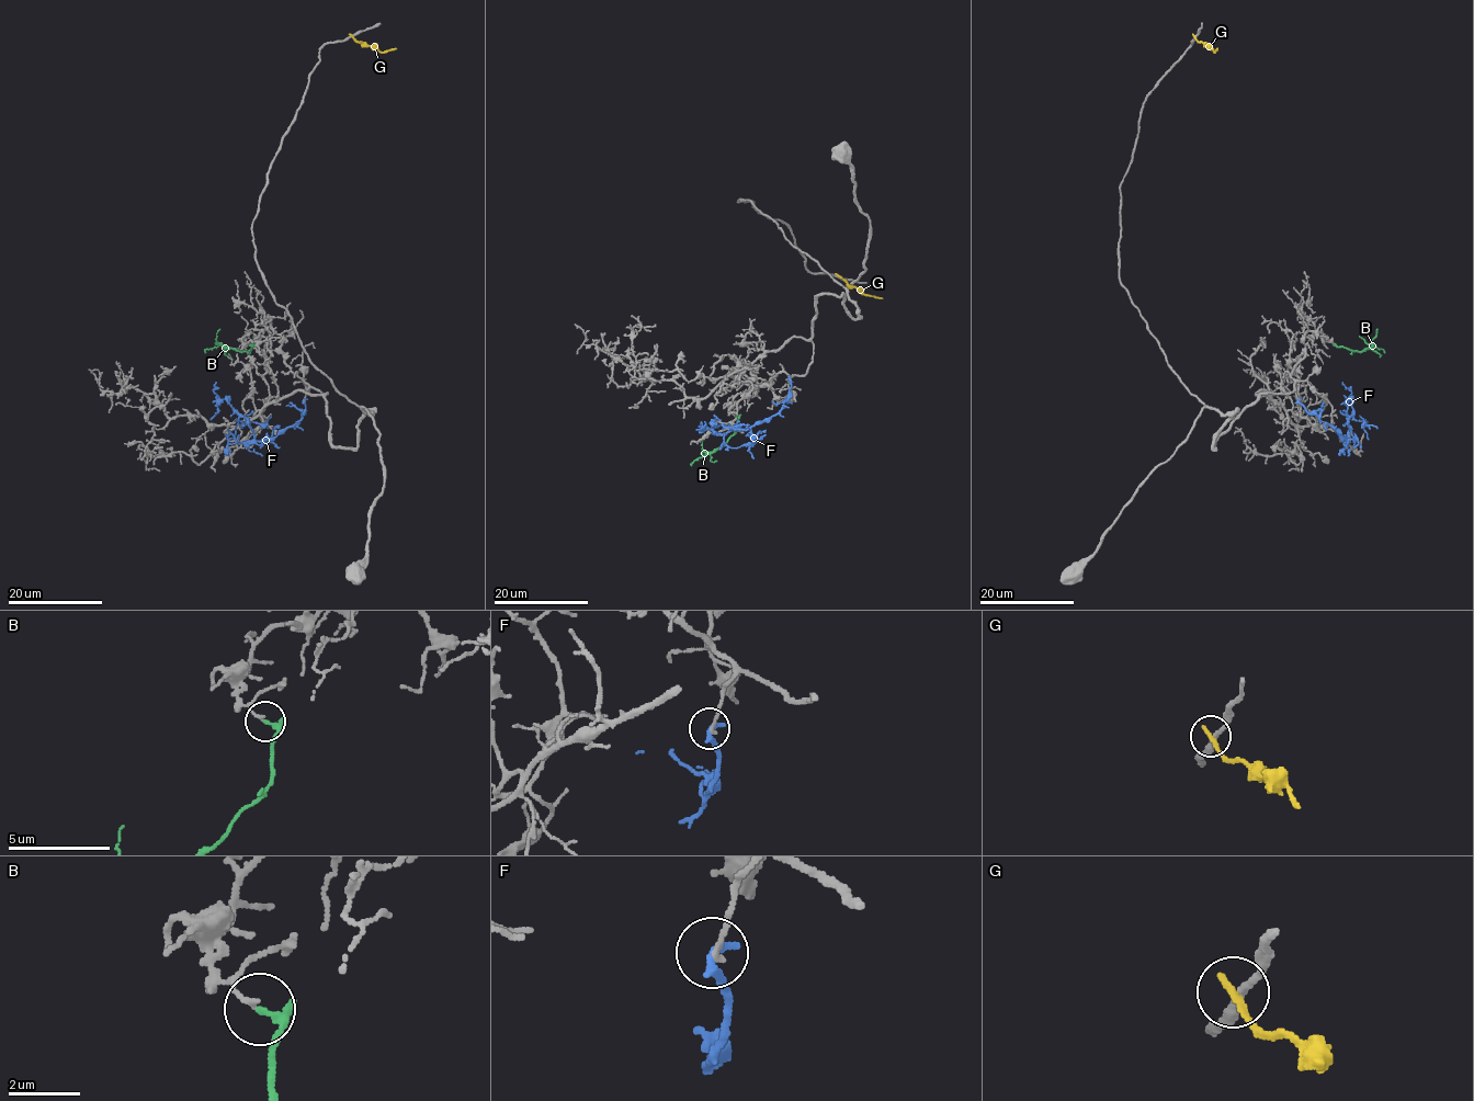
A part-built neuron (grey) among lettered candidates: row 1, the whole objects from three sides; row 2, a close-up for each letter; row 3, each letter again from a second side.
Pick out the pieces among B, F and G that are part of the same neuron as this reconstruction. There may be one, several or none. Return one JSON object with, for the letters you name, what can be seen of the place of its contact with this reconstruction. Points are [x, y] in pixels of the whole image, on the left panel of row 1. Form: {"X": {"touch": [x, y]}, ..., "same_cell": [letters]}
{"same_cell": []}

